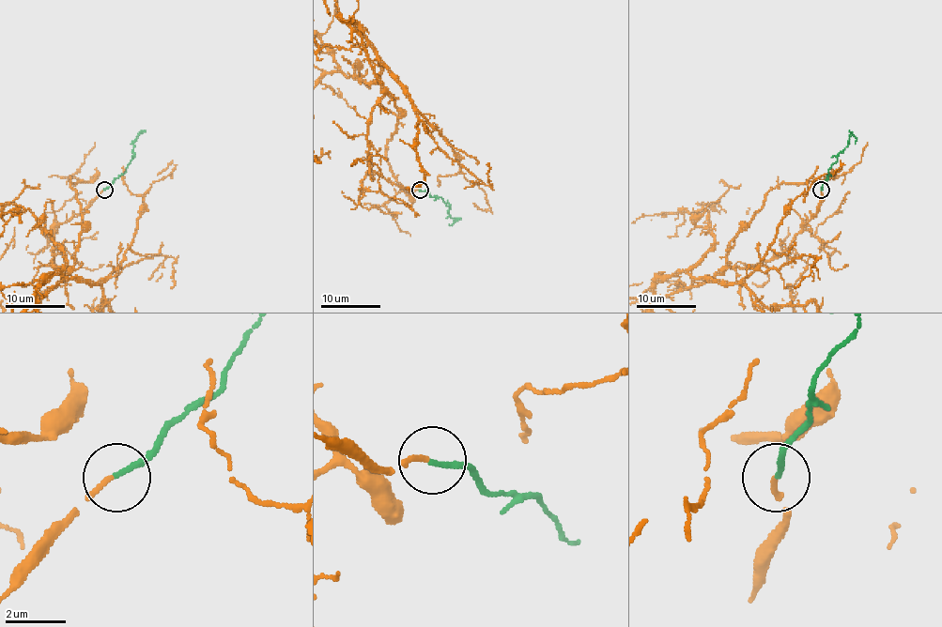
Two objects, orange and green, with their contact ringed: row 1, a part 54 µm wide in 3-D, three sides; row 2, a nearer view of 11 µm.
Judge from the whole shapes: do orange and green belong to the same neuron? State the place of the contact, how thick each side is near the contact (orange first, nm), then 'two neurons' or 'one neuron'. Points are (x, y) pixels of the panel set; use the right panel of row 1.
place (821, 190); calibres 170 and 170 nm; one neuron

